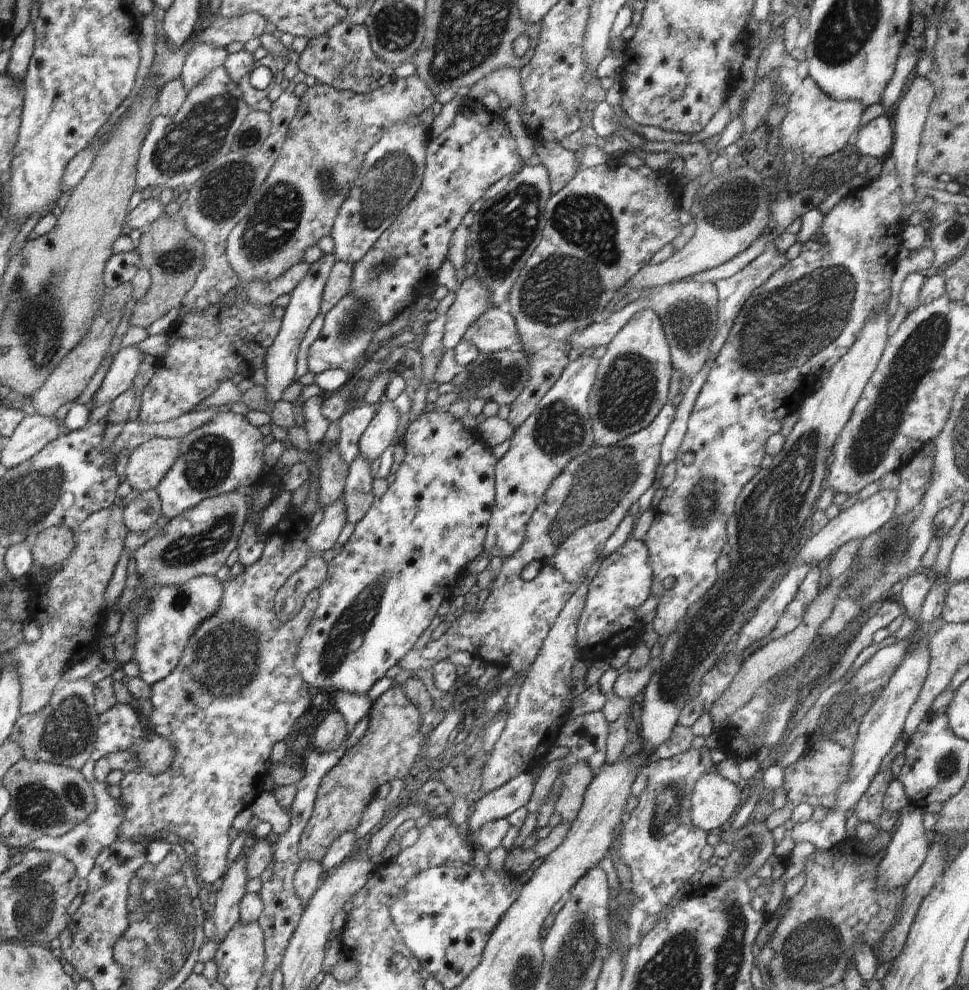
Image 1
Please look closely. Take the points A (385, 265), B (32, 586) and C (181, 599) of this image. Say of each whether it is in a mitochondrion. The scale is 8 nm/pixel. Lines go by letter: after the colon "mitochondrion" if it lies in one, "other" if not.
A: mitochondrion
B: other
C: mitochondrion

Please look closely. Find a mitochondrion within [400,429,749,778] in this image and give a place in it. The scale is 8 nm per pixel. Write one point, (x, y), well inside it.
(595, 491)

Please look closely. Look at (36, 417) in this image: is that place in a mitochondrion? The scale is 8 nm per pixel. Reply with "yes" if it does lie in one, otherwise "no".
no

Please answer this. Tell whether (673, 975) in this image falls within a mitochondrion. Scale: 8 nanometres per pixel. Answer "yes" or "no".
yes

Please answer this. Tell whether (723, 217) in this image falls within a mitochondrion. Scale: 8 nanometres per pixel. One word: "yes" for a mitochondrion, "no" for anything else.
yes

